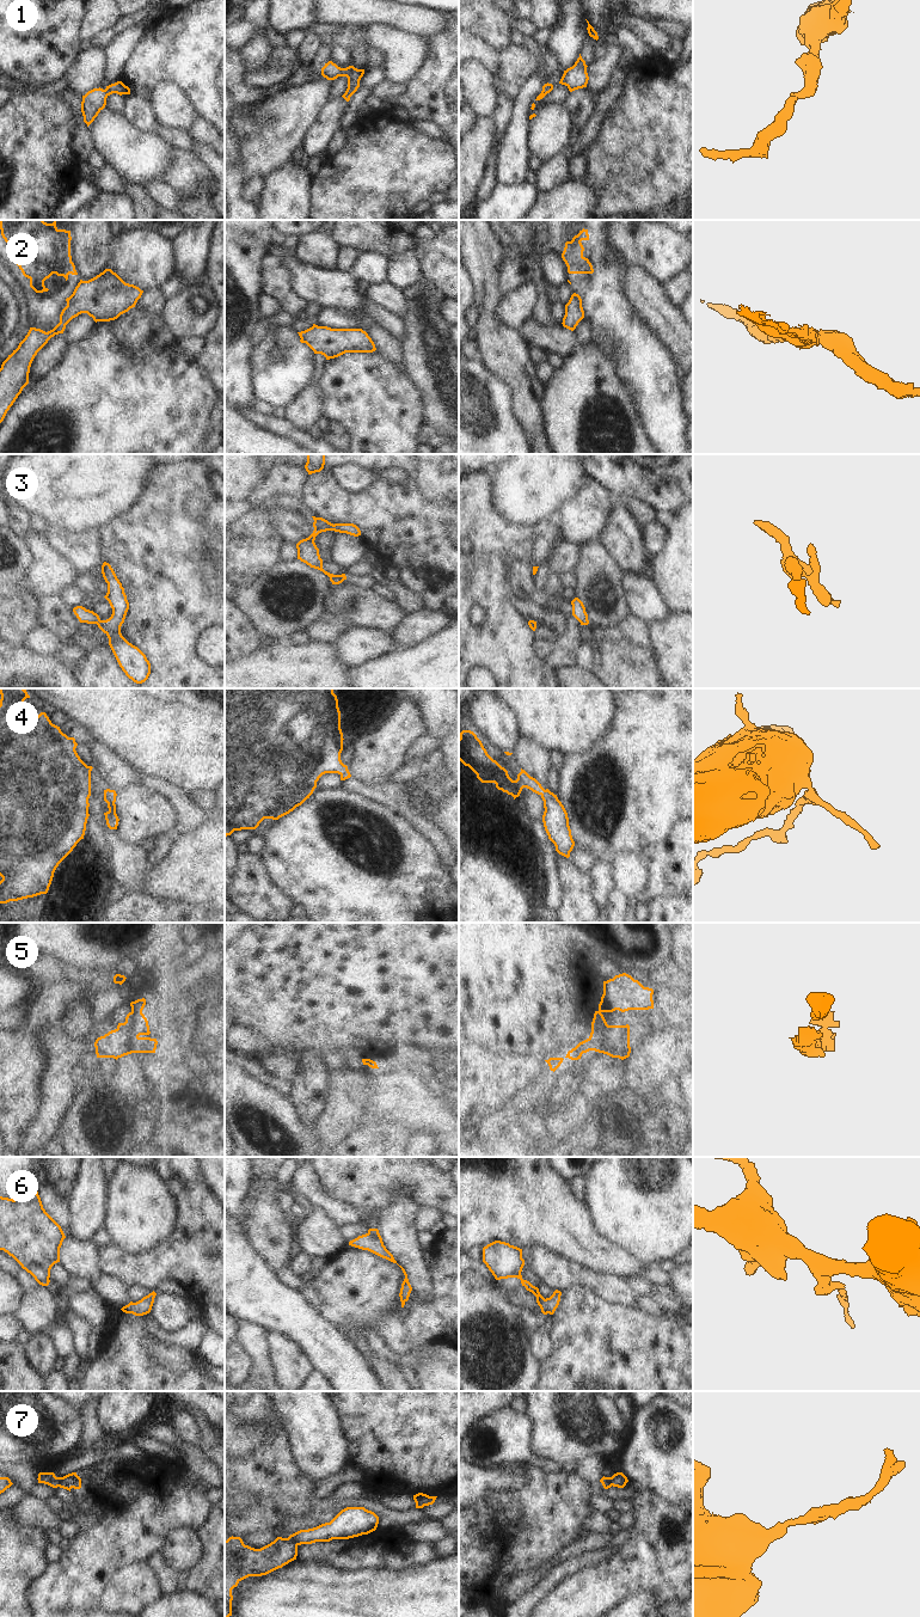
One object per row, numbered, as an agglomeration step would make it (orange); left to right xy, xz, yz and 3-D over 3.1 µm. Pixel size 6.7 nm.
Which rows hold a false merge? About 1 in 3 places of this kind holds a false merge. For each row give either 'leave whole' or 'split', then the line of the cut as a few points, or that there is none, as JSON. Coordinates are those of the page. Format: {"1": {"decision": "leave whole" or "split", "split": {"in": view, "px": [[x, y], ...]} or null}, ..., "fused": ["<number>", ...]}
{"1": {"decision": "leave whole", "split": null}, "2": {"decision": "split", "split": {"in": "xy", "px": [[69, 298], [67, 302]]}}, "3": {"decision": "leave whole", "split": null}, "4": {"decision": "leave whole", "split": null}, "5": {"decision": "split", "split": {"in": "xy", "px": [[132, 1011], [141, 1012]]}}, "6": {"decision": "leave whole", "split": null}, "7": {"decision": "split", "split": {"in": "xz", "px": [[288, 1537], [298, 1544]]}}, "fused": ["2", "5", "7"]}

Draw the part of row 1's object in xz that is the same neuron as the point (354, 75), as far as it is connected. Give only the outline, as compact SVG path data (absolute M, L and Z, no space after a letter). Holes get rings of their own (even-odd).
M332 61L325 63L321 68L321 75L327 80L335 80L338 76L348 78L348 88L345 93L342 96L346 102L350 100L350 97L357 91L360 87L360 80L364 74L364 69L357 69L354 66L349 66L346 68L341 68Z

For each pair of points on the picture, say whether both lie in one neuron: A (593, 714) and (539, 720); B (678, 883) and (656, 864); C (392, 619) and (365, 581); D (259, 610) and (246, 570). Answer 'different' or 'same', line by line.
A: same
B: same
C: different
D: different

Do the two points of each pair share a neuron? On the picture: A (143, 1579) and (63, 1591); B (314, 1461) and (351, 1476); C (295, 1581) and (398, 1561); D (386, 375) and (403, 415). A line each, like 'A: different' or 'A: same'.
A: different
B: different
C: different
D: same

